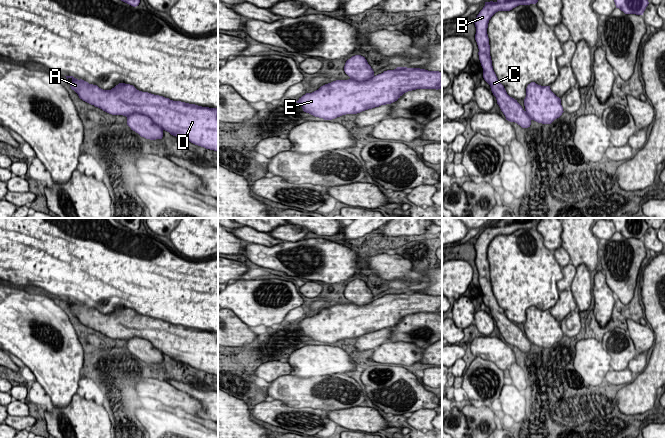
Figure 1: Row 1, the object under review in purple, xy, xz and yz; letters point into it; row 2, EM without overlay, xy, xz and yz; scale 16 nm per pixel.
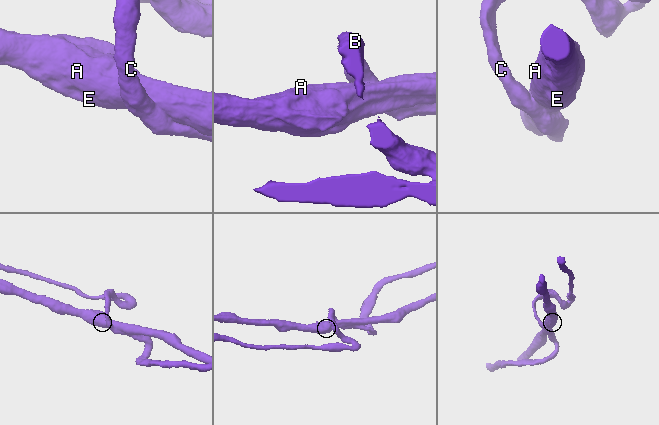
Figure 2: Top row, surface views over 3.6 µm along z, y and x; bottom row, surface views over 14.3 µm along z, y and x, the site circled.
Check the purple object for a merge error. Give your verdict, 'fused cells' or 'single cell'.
fused cells

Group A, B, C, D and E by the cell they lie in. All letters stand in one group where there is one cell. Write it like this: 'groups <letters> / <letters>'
groups A D E / B C

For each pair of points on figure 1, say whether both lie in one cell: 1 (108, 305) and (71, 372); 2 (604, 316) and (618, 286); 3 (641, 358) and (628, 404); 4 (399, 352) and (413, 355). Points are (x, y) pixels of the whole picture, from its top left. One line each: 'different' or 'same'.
1: different
2: different
3: different
4: same

